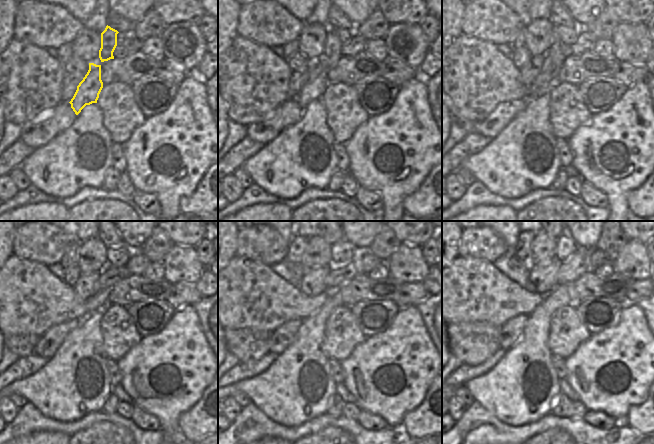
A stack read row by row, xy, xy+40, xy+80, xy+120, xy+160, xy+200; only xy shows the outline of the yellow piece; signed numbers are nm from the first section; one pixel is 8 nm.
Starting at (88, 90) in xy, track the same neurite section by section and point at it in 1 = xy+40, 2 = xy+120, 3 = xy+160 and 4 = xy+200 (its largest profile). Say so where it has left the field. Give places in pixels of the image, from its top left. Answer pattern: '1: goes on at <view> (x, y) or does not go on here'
1: goes on at xy+40 (314, 88)
2: goes on at xy+120 (109, 276)
3: goes on at xy+160 (337, 277)
4: goes on at xy+200 (572, 268)

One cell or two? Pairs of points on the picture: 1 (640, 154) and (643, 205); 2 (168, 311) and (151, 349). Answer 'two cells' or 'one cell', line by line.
1: two cells
2: two cells

